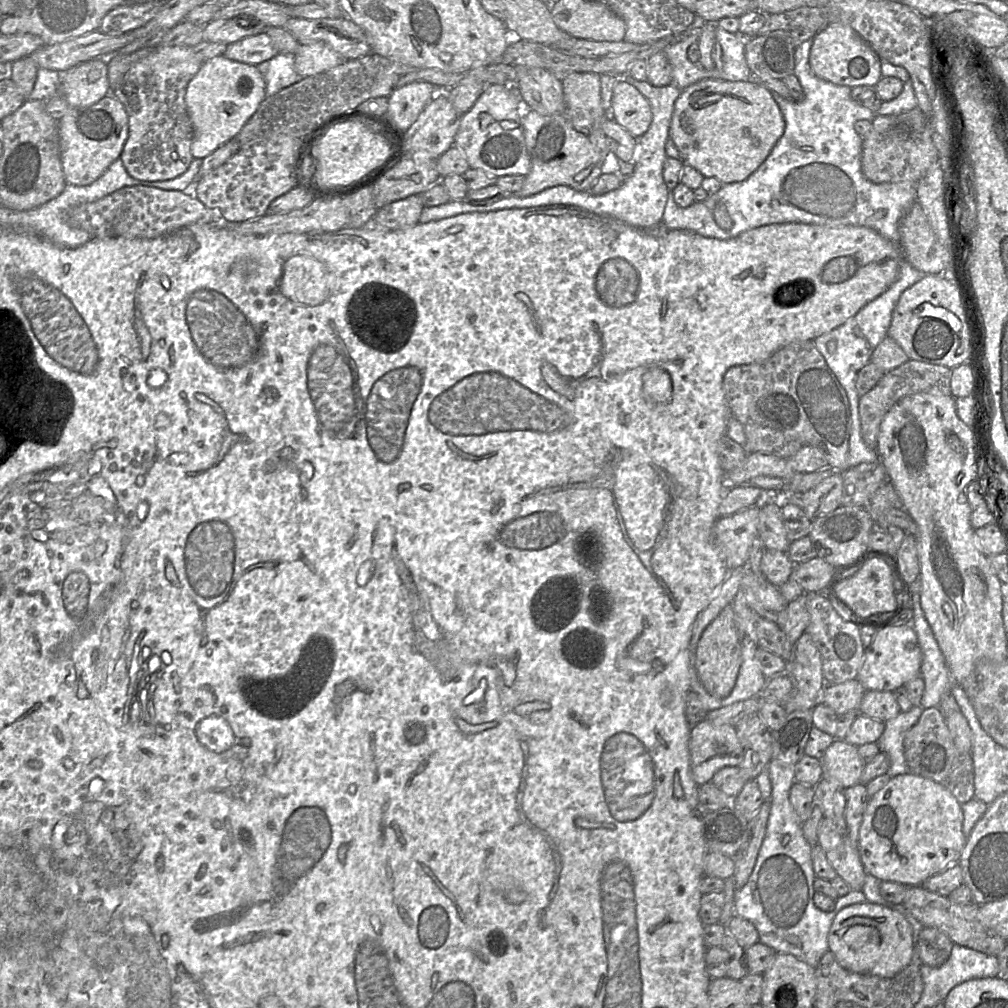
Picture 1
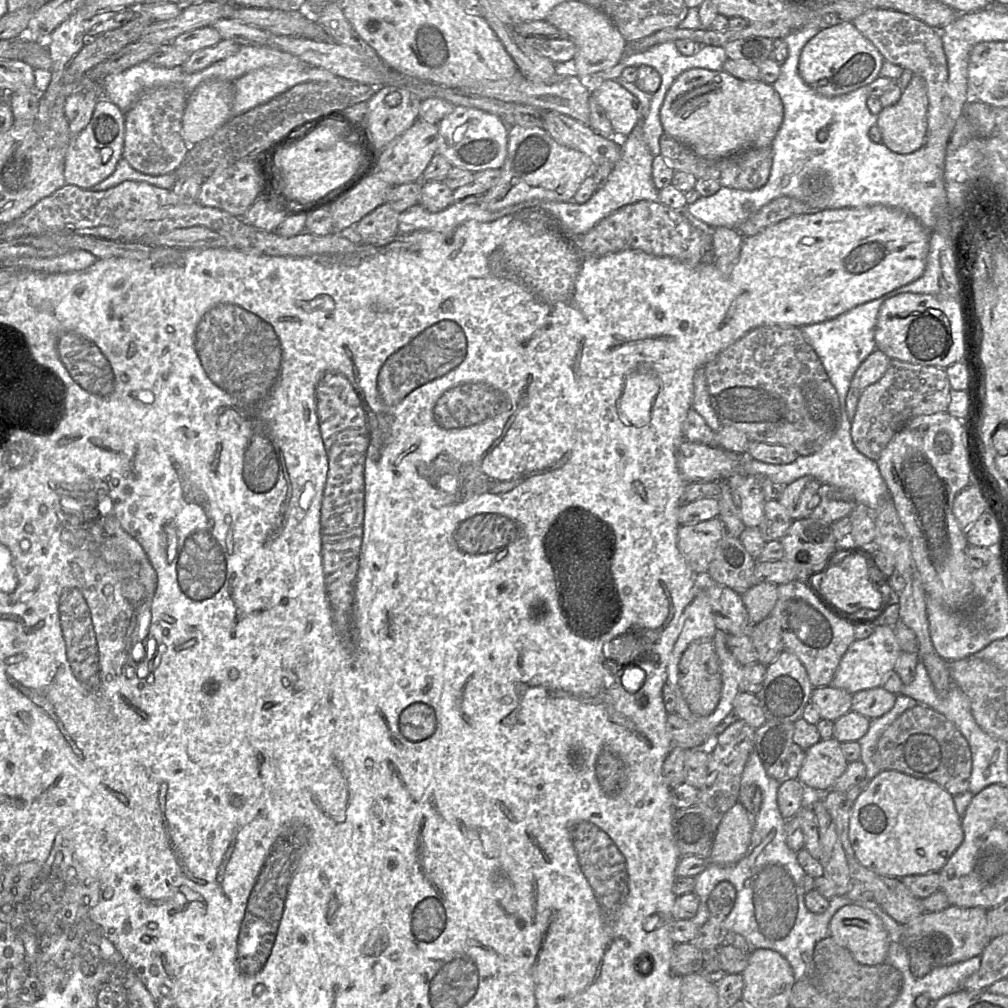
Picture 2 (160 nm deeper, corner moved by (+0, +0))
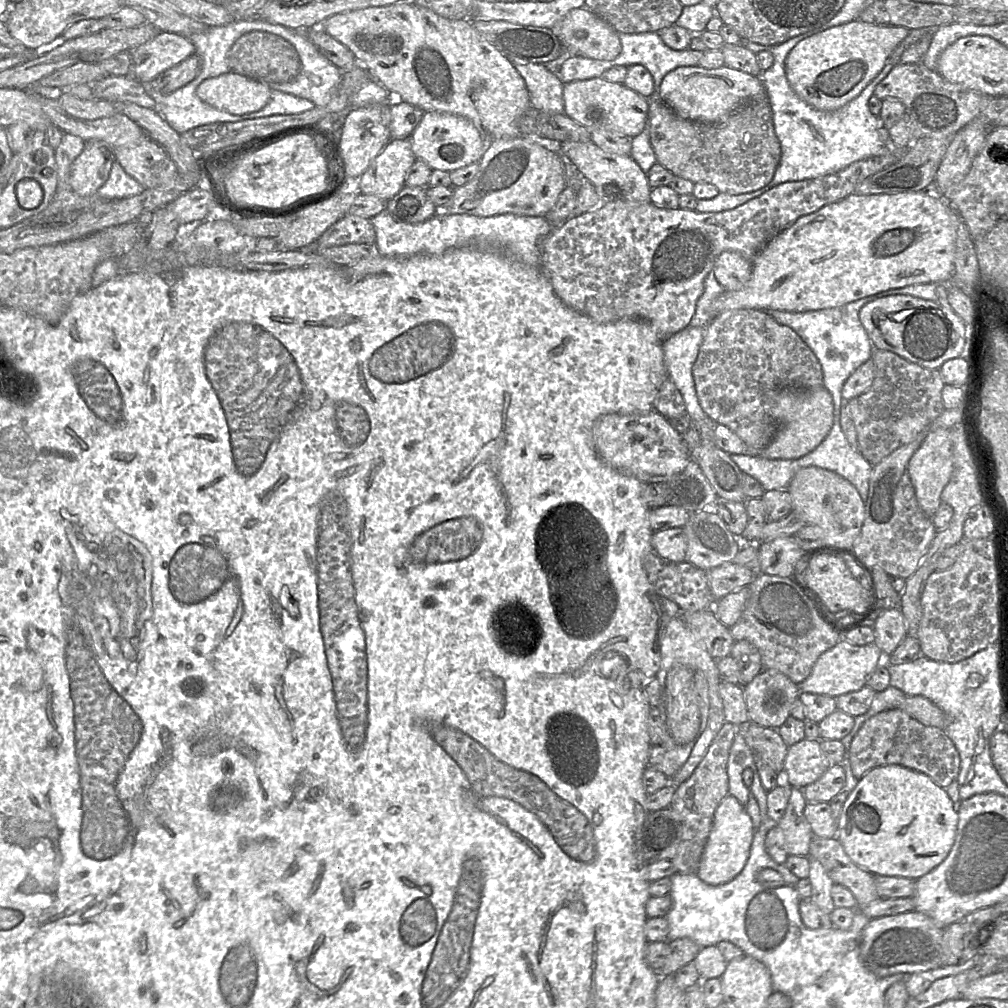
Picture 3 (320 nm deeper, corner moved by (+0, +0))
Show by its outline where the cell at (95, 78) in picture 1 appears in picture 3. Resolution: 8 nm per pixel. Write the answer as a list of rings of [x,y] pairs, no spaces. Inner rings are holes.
[[[64,133],[64,136],[55,150],[55,160],[57,165],[57,177],[59,189],[70,189],[71,166],[74,160],[81,154],[86,146],[86,141],[82,138]]]

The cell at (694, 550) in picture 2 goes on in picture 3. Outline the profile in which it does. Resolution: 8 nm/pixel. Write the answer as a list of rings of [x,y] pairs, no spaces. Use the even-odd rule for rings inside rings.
[[[682,527],[655,531],[651,538],[652,550],[668,561],[686,561],[687,538]]]

